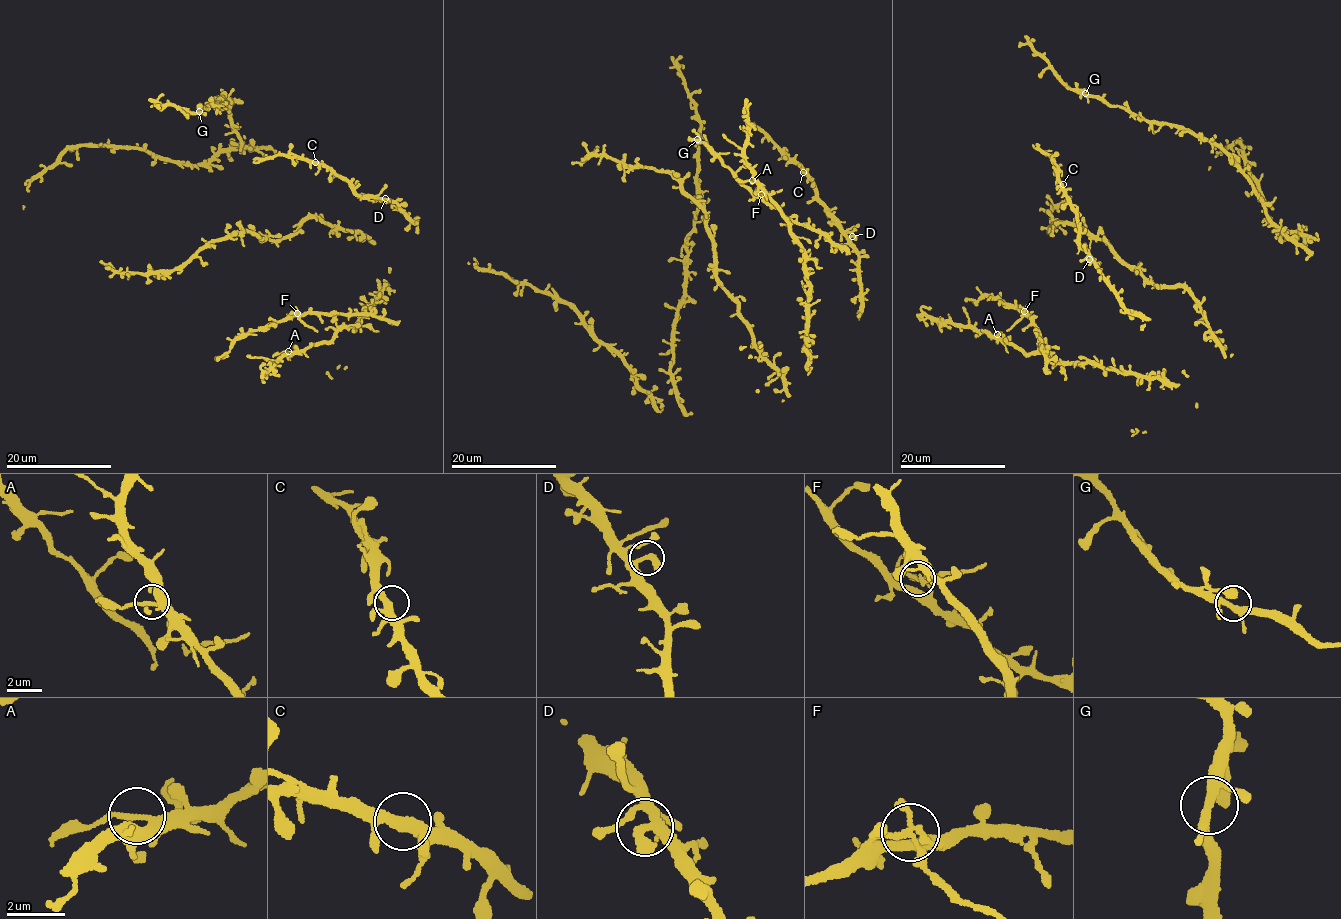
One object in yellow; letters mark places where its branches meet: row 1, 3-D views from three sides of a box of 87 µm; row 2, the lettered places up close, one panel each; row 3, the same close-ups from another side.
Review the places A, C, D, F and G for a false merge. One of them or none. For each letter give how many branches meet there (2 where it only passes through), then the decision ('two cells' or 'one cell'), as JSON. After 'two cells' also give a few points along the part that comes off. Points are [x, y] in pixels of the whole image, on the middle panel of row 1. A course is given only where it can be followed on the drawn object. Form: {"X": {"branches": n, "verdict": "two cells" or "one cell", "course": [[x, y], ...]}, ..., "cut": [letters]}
{"A": {"branches": 3, "verdict": "one cell"}, "C": {"branches": 4, "verdict": "one cell"}, "D": {"branches": 3, "verdict": "one cell"}, "F": {"branches": 4, "verdict": "two cells", "course": [[762, 194], [782, 190]]}, "G": {"branches": 4, "verdict": "one cell"}, "cut": ["F"]}

